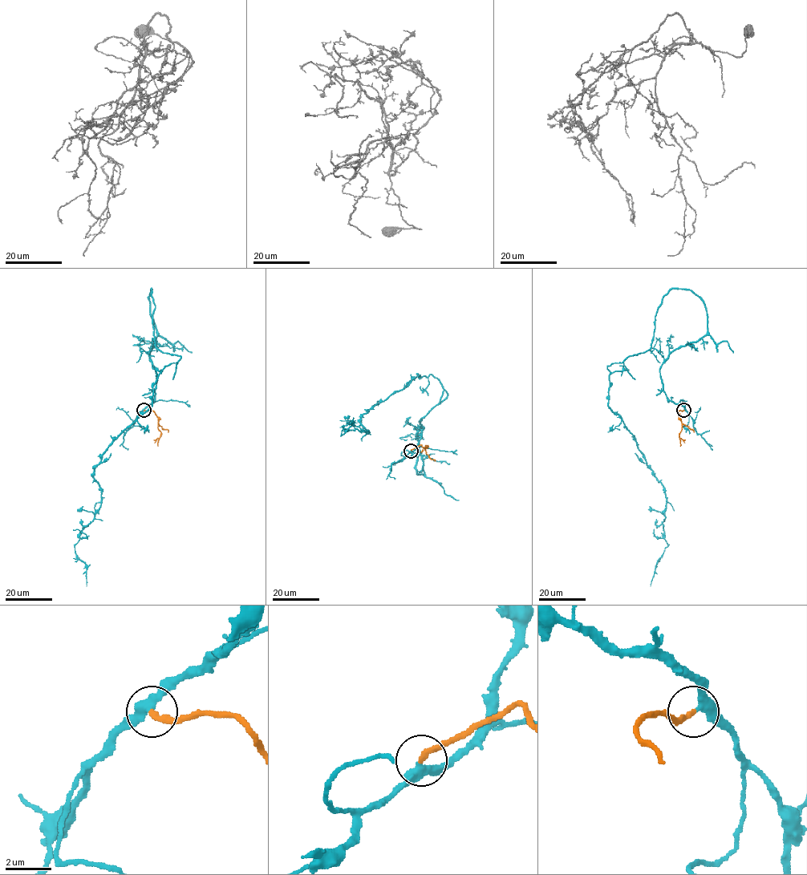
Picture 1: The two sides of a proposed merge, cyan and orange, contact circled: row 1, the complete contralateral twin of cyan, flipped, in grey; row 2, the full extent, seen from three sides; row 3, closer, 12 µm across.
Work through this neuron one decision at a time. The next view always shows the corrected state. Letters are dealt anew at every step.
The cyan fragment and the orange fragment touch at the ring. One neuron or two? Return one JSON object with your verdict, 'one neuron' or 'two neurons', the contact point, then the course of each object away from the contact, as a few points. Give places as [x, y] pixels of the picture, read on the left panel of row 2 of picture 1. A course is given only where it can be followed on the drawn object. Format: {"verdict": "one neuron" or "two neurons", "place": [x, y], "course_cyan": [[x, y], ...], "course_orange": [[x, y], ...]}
{"verdict": "one neuron", "place": [143, 410], "course_cyan": [[143, 410], [156, 386], [151, 288], [156, 347], [180, 358], [94, 471], [101, 504], [75, 545], [87, 586]], "course_orange": [[144, 410], [152, 410], [158, 418], [160, 436], [153, 439]]}

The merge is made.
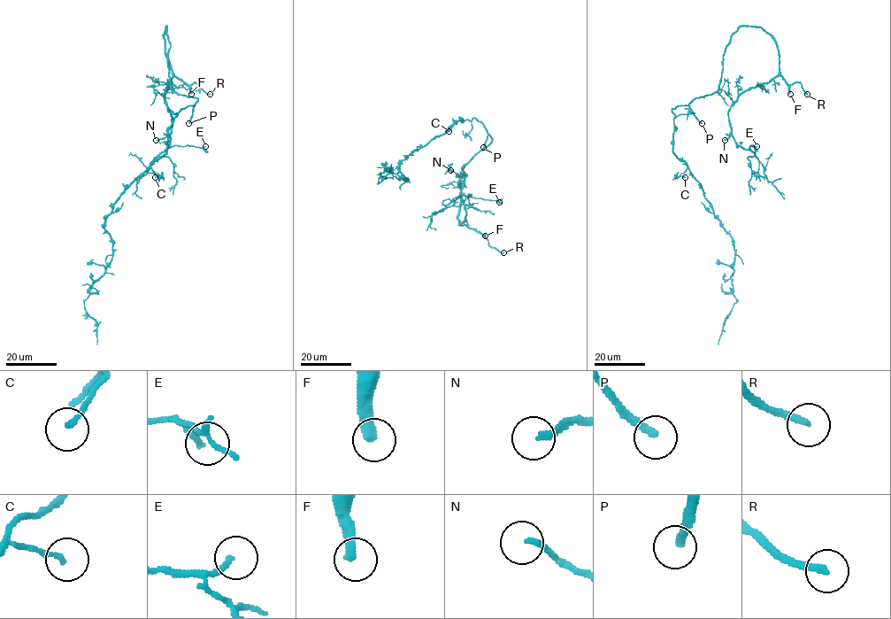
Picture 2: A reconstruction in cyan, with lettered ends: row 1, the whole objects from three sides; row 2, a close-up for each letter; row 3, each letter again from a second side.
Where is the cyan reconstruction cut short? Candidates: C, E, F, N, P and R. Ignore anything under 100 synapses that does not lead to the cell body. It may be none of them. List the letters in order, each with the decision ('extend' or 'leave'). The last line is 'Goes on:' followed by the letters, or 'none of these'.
C: leave
E: leave
F: extend
N: leave
P: extend
R: extend
Goes on: F, P, R

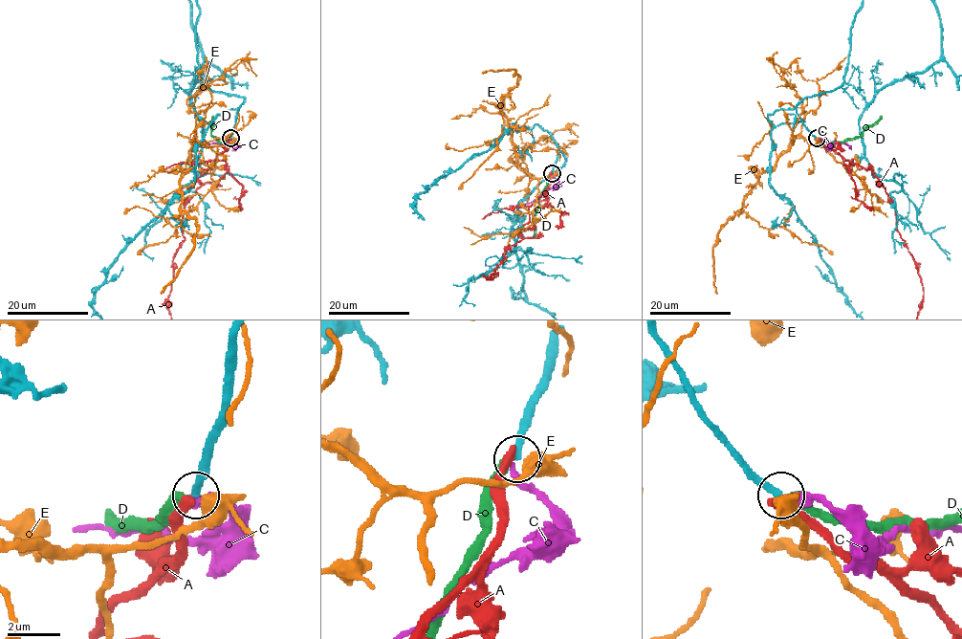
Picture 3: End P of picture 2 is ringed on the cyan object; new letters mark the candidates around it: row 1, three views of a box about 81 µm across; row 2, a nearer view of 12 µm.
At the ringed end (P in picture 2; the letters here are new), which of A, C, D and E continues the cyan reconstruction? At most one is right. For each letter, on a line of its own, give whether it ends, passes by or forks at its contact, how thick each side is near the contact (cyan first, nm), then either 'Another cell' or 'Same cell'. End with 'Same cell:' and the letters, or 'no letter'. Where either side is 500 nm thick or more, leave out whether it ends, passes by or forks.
A: It ends there. Thickness 280 nm (cyan) against 360 nm. Another cell
C: It ends there. Thickness 260 nm (cyan) against 280 nm. Another cell
D: It ends there. Thickness 280 nm (cyan) against 360 nm. Another cell
E: It forks there. Thickness 280 nm (cyan) against 360 nm. Another cell
Same cell: no letter

